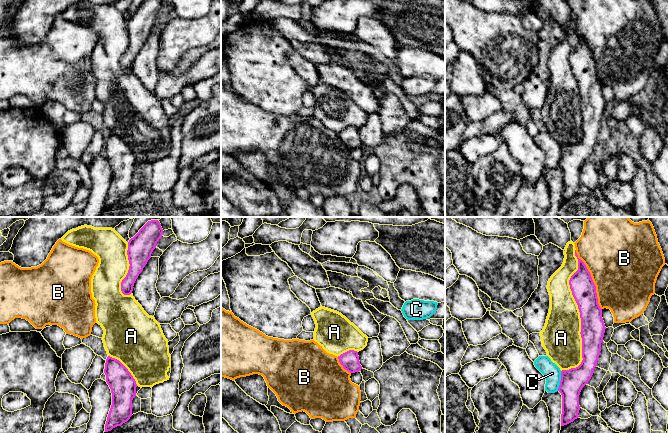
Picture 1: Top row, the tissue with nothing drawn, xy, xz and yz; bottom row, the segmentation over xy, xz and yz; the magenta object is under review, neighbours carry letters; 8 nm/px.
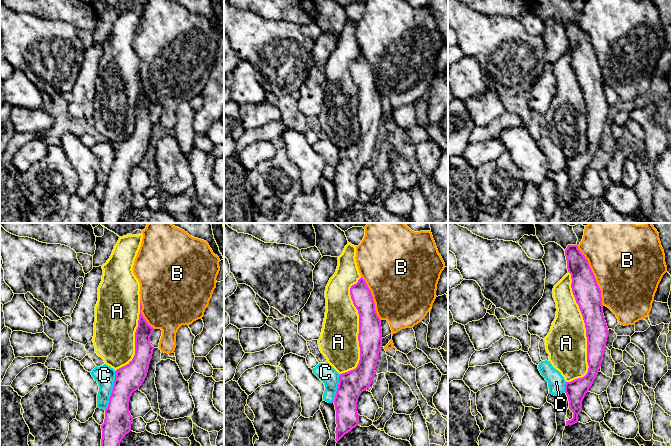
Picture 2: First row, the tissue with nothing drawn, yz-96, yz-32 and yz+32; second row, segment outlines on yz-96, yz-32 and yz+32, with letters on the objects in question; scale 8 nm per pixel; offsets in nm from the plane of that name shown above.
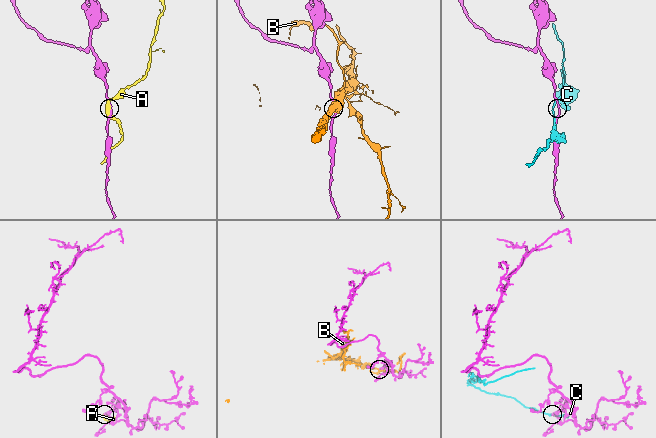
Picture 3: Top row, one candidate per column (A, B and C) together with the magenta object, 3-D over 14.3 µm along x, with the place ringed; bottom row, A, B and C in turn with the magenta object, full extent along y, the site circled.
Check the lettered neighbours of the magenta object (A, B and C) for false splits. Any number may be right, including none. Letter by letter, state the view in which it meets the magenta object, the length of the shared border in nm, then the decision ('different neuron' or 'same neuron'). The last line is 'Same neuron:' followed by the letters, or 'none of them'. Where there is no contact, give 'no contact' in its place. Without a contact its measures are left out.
A: meets magenta in yz; contact 1000 nm long; different neuron
B: meets magenta in yz; contact 500 nm long; different neuron
C: meets magenta in yz; contact 160 nm long; different neuron
Same neuron: none of them

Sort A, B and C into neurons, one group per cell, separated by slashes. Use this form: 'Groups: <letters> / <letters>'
Groups: A / B / C

